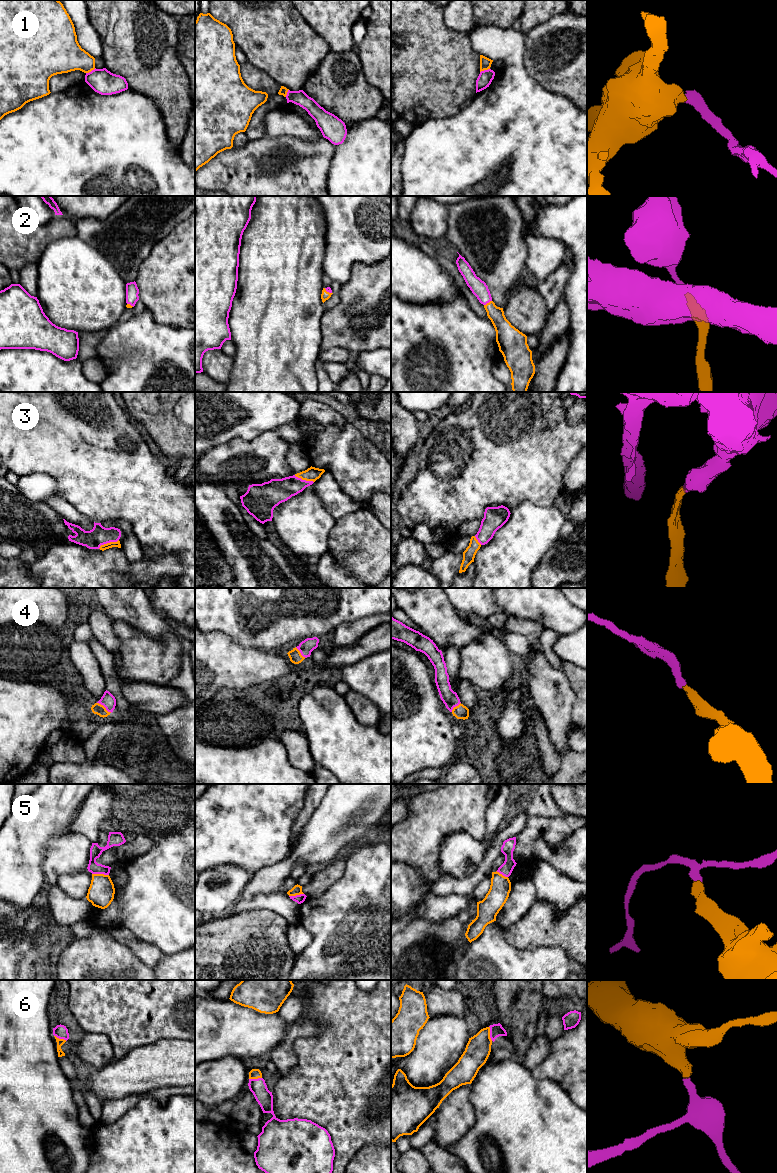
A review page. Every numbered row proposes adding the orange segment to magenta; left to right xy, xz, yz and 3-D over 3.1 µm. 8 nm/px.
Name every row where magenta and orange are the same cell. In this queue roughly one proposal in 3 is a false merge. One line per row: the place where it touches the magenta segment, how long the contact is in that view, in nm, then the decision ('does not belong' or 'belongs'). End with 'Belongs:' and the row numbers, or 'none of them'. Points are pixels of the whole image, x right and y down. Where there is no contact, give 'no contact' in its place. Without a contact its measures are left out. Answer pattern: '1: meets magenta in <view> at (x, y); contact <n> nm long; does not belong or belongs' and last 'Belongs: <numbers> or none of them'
1: meets magenta in yz at (484, 70); contact 90 nm long; does not belong
2: meets magenta in yz at (487, 302); contact 80 nm long; belongs
3: meets magenta in xy at (108, 542); contact 180 nm long; belongs
4: meets magenta in xy at (104, 706); contact 150 nm long; belongs
5: meets magenta in xy at (100, 873); contact 140 nm long; does not belong
6: meets magenta in yz at (490, 1033); contact 120 nm long; belongs
Belongs: 2, 3, 4, 6

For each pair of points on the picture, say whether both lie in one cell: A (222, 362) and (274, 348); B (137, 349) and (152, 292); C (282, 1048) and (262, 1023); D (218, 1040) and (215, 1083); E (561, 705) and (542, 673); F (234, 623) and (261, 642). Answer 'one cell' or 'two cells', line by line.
A: two cells
B: two cells
C: two cells
D: two cells
E: one cell
F: one cell

